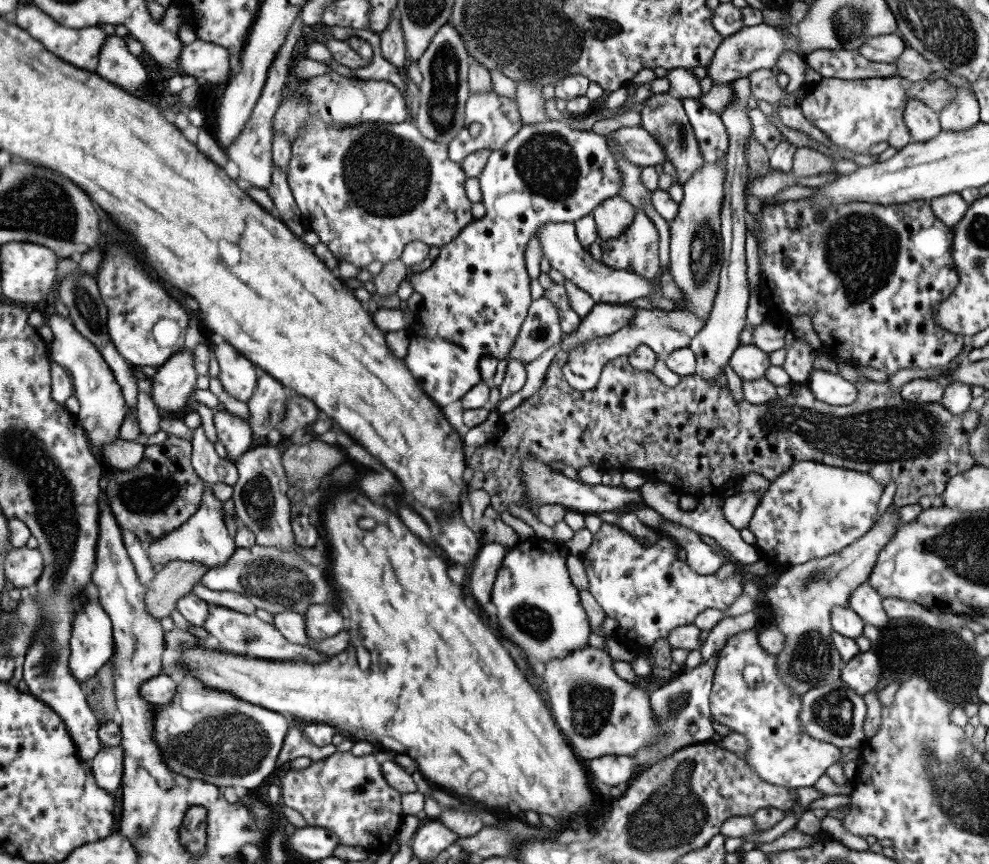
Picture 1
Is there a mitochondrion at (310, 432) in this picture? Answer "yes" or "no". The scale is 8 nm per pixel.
no

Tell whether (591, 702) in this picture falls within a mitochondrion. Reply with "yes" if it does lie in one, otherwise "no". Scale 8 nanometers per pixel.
yes

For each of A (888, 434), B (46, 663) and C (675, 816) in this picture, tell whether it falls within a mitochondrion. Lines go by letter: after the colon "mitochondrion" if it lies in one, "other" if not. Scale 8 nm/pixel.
A: mitochondrion
B: mitochondrion
C: mitochondrion

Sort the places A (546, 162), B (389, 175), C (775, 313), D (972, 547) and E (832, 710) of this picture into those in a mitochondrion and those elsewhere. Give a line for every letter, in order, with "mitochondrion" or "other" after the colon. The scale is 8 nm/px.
A: mitochondrion
B: mitochondrion
C: other
D: mitochondrion
E: mitochondrion

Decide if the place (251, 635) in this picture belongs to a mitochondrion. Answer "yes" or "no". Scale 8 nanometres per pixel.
yes

